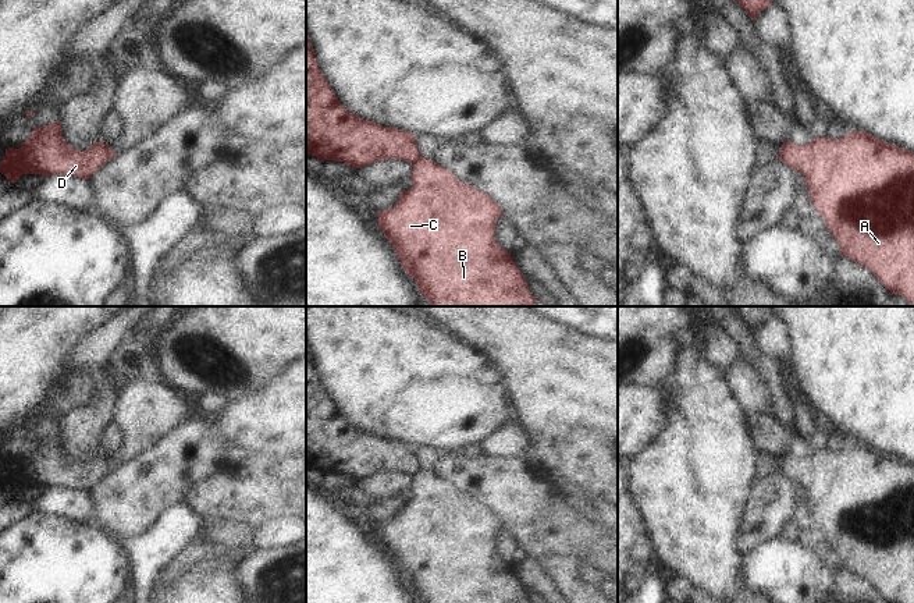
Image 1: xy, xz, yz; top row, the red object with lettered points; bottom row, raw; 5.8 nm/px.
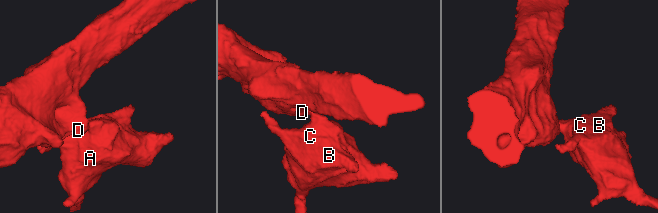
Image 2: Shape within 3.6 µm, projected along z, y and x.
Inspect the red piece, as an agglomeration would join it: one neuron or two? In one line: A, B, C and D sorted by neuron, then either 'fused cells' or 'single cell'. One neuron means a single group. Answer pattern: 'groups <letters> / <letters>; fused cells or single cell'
groups A B C / D; fused cells

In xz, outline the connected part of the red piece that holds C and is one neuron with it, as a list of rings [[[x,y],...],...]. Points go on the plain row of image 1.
[[[420,469],[415,473],[410,489],[413,490],[412,500],[399,506],[398,514],[391,521],[378,522],[378,538],[392,556],[403,582],[416,593],[419,603],[530,603],[523,585],[512,572],[511,564],[495,553],[495,533],[504,526],[494,511],[473,497],[459,493],[452,483],[441,479],[433,471]]]

